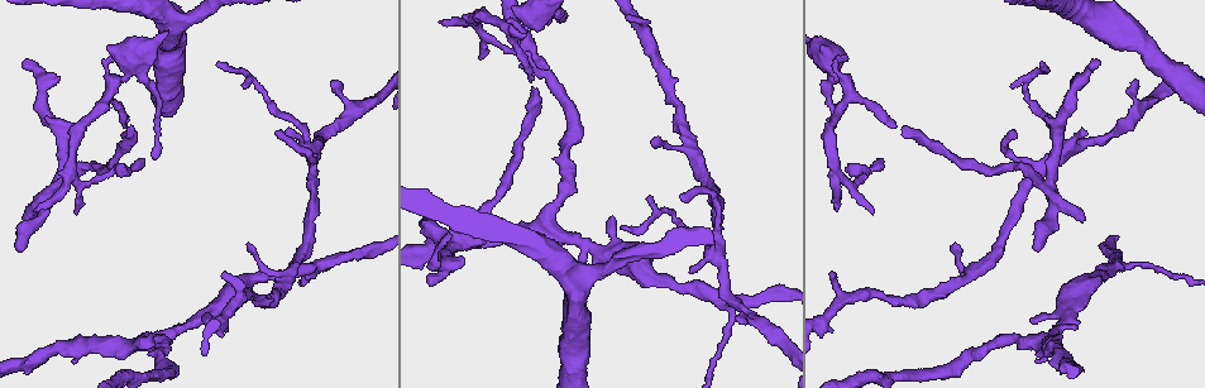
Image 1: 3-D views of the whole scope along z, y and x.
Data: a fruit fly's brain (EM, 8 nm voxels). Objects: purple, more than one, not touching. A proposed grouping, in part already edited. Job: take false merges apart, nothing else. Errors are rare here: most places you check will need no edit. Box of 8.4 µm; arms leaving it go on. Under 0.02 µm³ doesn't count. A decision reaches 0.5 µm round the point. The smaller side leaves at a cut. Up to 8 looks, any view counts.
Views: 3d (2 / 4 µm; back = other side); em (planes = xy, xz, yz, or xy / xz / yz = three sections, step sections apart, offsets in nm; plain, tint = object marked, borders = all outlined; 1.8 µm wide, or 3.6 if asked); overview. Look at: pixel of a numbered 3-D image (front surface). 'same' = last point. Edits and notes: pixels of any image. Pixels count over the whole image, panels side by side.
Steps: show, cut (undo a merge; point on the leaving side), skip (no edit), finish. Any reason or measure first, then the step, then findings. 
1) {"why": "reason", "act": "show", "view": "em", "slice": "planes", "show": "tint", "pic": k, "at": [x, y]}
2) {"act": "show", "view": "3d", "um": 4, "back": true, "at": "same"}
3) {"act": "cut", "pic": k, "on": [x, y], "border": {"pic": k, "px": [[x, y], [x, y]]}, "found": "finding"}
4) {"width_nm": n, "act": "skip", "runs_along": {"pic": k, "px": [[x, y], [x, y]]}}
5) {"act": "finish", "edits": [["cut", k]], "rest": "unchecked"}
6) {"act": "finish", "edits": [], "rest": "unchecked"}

{"why": "calibre changes", "act": "show", "view": "em", "slice": "planes", "show": "tint", "pic": 1, "at": [718, 246]}

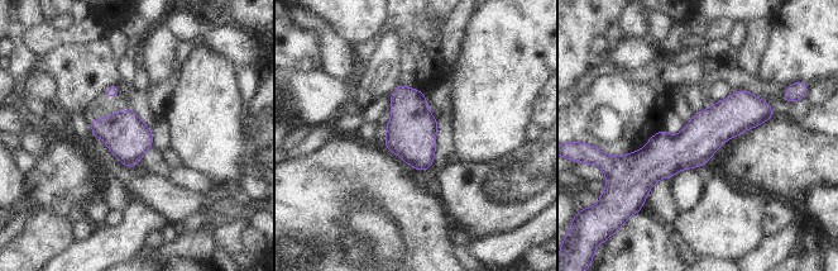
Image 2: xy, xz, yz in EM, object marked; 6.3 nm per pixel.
{"width_nm": 260, "act": "skip", "runs_along": {"pic": 2, "px": [[769, 110], [626, 158]]}, "found": "continuous, no second neuron"}

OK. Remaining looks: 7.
{"why": "three arms meet", "act": "show", "view": "em", "slice": "planes", "show": "tint", "pic": 1, "at": [1089, 20]}

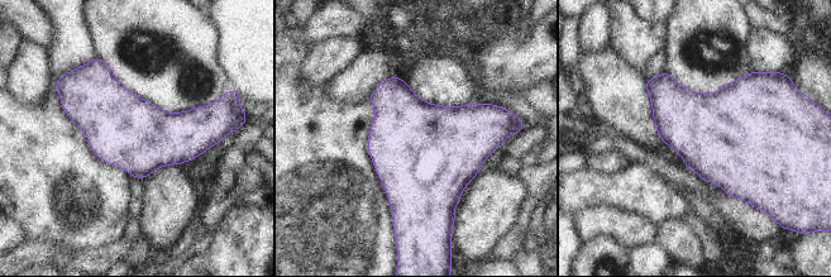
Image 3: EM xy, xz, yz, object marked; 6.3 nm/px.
{"act": "skip", "found": "all the same neuron"}

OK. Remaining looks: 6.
{"why": "arms part here", "act": "show", "view": "3d", "um": 2, "pic": 1, "at": [475, 25]}

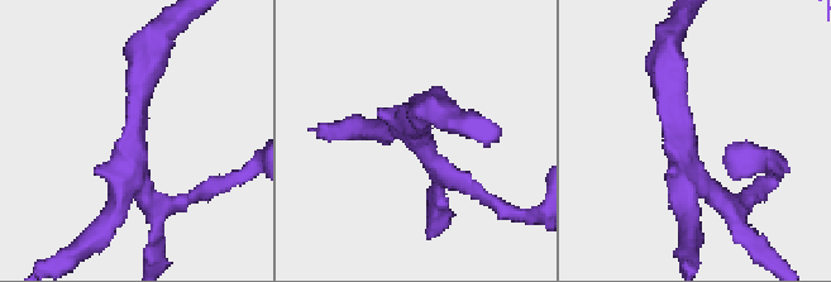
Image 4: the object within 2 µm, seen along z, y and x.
{"why": "shape alone is not enough", "act": "show", "view": "em", "um": 3.6, "slice": "planes", "show": "tint", "pic": 4, "at": [694, 172]}

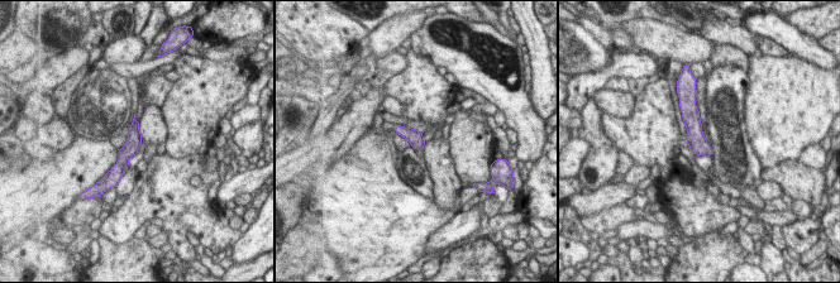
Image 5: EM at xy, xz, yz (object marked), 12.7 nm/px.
{"width_nm": 190, "act": "skip", "found": "one neuron here"}

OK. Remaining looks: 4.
{"why": "two arms in line, one across", "act": "show", "view": "3d", "um": 2, "pic": 1, "at": [1043, 338]}

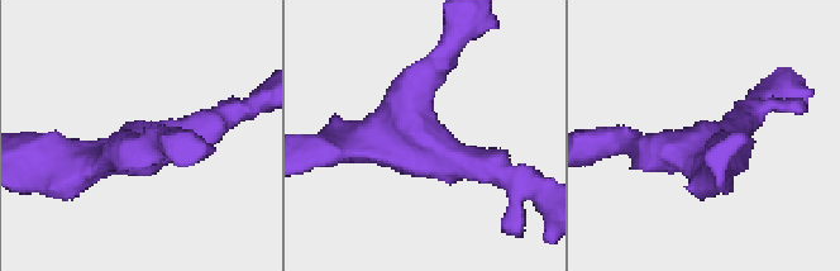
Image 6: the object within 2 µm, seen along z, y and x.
{"arms": 3, "arm_widths_nm": [200, 220, 260], "act": "show", "view": "em", "slice": "planes", "show": "borders", "pic": 6, "at": [430, 143]}

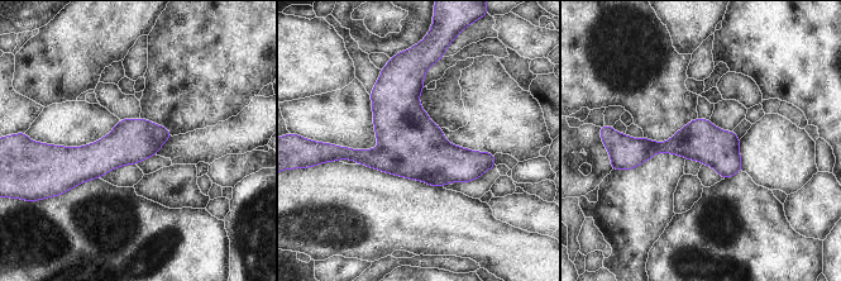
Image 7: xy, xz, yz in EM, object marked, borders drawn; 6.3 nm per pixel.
{"act": "skip", "runs_along": {"pic": 7, "px": [[626, 148], [715, 147], [739, 168]]}, "found": "one neuron here"}

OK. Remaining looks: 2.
{"act": "finish", "edits": [], "rest": "unchecked"}

